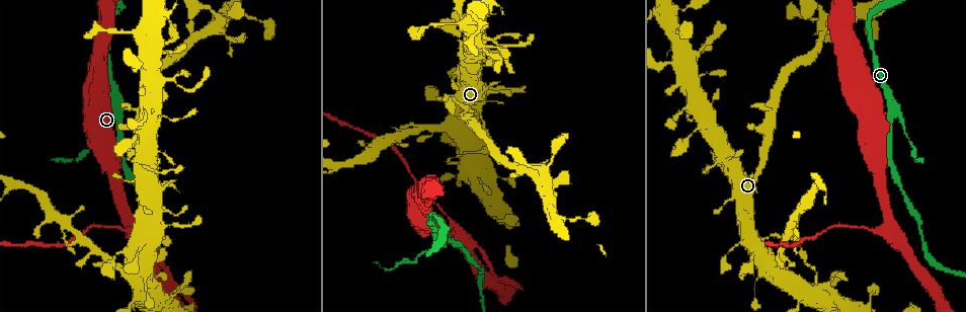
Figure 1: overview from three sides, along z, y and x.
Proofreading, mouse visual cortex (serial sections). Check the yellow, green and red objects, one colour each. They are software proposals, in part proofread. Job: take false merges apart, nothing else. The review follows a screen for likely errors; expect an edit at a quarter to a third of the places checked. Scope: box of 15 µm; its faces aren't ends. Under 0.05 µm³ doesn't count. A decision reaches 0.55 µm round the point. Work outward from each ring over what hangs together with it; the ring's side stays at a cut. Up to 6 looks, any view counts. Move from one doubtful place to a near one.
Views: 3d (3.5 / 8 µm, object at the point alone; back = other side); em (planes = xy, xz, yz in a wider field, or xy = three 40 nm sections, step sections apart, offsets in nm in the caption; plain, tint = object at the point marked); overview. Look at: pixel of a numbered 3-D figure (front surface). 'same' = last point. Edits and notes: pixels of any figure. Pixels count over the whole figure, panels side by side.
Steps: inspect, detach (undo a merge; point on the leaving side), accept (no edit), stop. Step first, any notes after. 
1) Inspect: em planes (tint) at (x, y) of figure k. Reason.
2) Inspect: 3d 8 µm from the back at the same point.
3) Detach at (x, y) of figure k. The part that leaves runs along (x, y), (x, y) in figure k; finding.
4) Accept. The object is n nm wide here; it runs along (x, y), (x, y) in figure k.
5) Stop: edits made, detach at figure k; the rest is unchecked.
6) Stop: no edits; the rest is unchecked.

Inspect: 3d 3.5 µm at (828, 283) of figure 1.

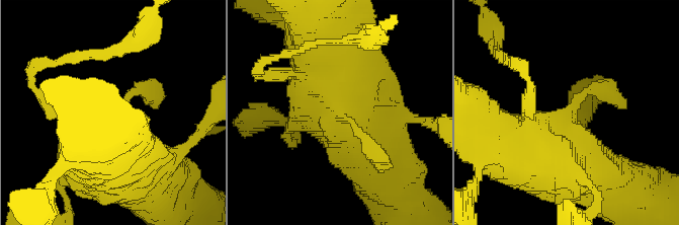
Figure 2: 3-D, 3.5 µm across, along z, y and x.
Inspect: em xy step 1 (tint) at (567, 113) of figure 2. Shape alone is not enough.

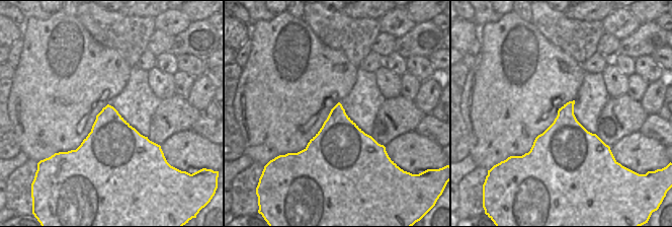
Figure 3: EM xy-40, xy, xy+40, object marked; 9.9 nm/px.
Accept. It runs along (330, 76), (386, 179) in figure 2; all the same cell.

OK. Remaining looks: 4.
Inspect: em xy step 3 (tint) at (171, 78) of figure 1. Thin arm on a thick one.

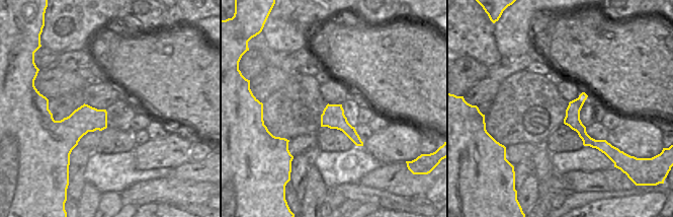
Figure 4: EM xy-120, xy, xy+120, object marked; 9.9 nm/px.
Inspect: 3d 3.5 µm at the same point. See where the arms go.

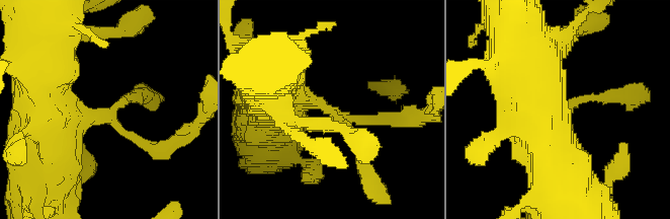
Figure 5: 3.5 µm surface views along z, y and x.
Accept. The object is 220 nm wide here; it runs along (272, 102), (394, 119) in figure 5; one cell here.

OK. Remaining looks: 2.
Inspect: 3d 3.5 µm at (892, 110) of figure 1. Three-way junction.

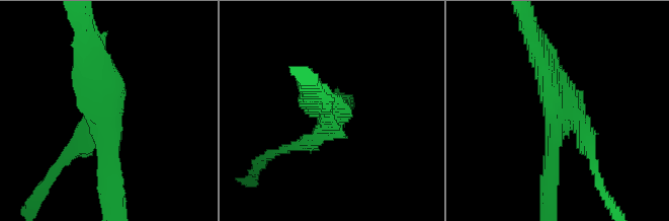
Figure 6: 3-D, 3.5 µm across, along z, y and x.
Inspect: em xy step 5 (tint) at (556, 106) of figure 6. 3 arms meet here; the arms are 250, 250, 300 nm wide; shape alone is not enough.

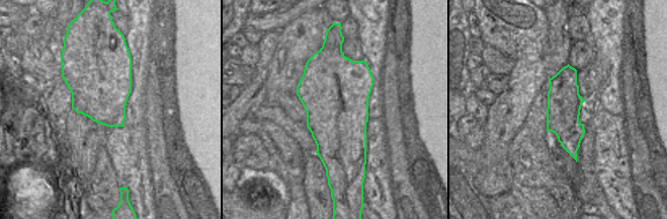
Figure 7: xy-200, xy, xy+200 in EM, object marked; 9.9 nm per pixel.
Detach at (79, 152) of figure 6. A second cell is stuck on.

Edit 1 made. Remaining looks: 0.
Stop: edits made, detach at figure 6; the rest is unchecked.

